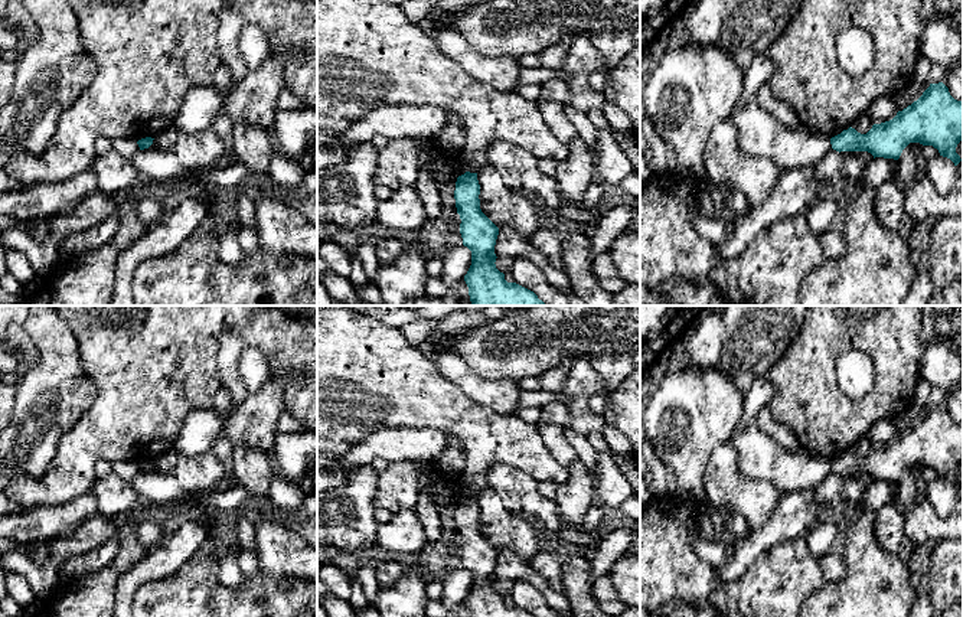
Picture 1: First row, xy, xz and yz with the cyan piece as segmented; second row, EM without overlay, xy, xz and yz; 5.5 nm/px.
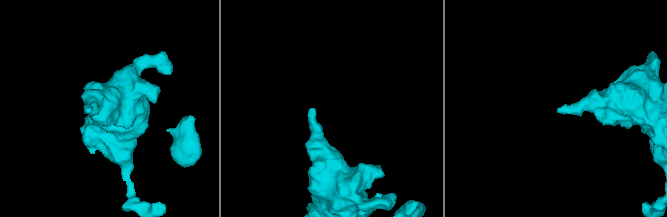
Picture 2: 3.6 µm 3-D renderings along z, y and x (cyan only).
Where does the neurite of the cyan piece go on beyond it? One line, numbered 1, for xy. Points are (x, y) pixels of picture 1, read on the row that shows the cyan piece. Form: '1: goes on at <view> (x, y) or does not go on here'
1: does not go on here

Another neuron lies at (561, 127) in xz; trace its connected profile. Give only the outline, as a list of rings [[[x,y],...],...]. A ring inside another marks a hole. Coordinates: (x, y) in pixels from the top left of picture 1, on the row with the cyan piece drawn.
[[[538,101],[543,121],[551,133],[562,143],[569,144],[578,137],[578,131],[574,124],[564,114],[564,105],[556,101]]]

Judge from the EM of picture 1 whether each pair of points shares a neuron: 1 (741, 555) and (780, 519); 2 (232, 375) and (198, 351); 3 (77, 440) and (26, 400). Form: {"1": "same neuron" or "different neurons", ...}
{"1": "same neuron", "2": "different neurons", "3": "different neurons"}

